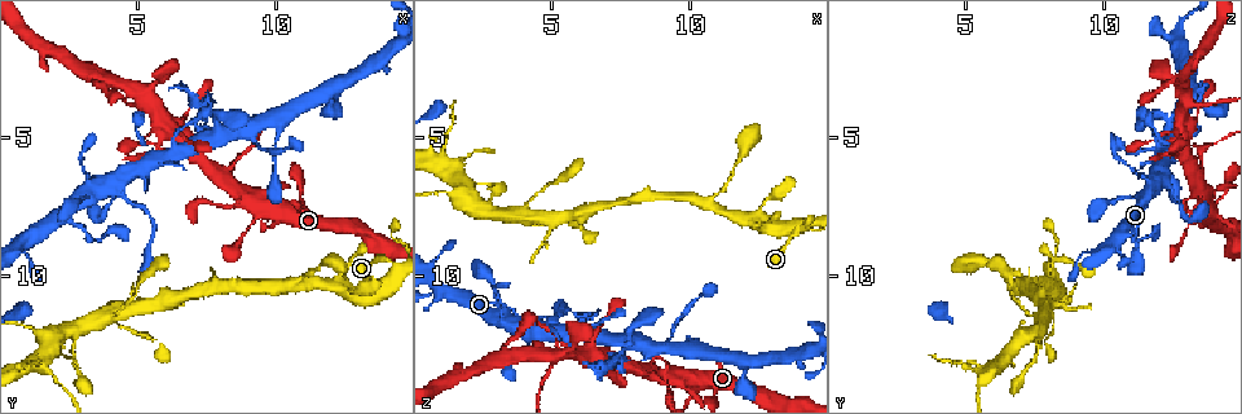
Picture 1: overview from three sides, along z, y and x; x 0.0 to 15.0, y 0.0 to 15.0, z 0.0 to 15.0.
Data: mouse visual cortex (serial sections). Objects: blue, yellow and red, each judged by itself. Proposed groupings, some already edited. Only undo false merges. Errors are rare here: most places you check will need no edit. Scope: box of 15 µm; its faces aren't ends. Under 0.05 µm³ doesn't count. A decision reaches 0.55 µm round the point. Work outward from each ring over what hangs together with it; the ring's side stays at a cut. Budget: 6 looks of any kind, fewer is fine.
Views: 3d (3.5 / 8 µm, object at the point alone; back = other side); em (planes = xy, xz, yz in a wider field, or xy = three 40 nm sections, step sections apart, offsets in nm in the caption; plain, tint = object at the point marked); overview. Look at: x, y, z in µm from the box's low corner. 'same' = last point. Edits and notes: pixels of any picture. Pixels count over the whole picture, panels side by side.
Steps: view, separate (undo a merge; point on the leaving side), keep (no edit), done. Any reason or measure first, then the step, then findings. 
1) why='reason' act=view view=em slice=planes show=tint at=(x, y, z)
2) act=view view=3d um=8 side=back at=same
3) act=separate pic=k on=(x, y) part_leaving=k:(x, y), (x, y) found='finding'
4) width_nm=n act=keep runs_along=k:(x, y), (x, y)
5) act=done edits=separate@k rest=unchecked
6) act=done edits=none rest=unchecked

why='branch point' act=view view=em slice=xy step=5 show=tint at=(14.3, 9.7, 8.0)

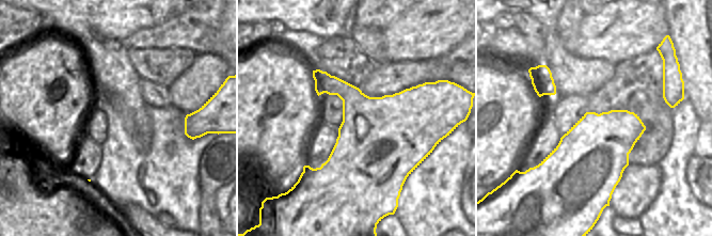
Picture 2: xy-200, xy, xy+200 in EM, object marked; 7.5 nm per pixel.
why='see where the arms go' act=view view=3d um=3.5 at=same

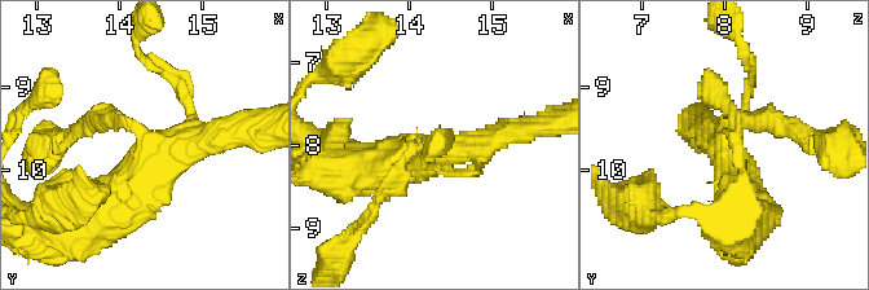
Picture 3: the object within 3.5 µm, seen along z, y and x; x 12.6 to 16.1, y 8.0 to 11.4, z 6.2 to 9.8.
arms=3 arm_widths_nm=200,200,500 act=keep runs_along=3:(768, 118), (722, 130), (742, 214) found='continuous, no second cell'

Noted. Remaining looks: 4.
why='four or more arms meet' act=view view=em slice=planes show=tint at=(4.1, 11.3, 7.6)

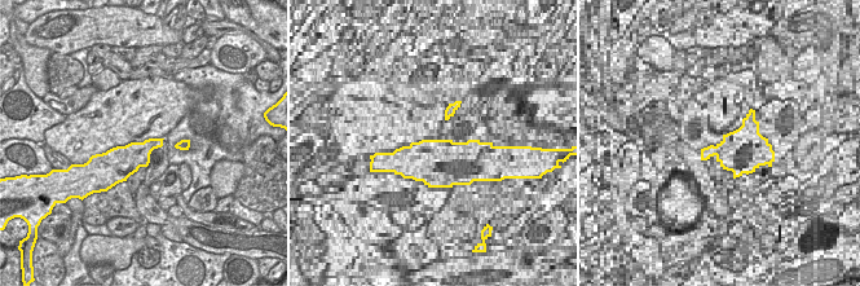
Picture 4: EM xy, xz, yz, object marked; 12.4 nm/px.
why='see where the arms go' act=view view=3d um=3.5 at=same

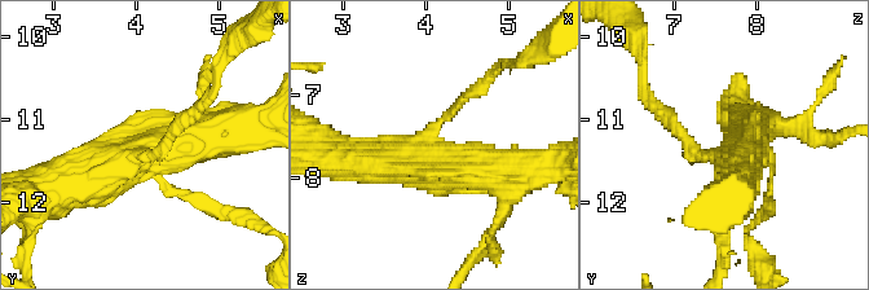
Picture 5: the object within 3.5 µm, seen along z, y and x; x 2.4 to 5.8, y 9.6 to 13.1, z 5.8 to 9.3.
width_nm=340 act=keep runs_along=5:(216, 133), (57, 184) found='all the same cell'

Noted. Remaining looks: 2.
why='calibre changes' act=view view=3d um=3.5 at=(5.2, 3.4, 12.9)

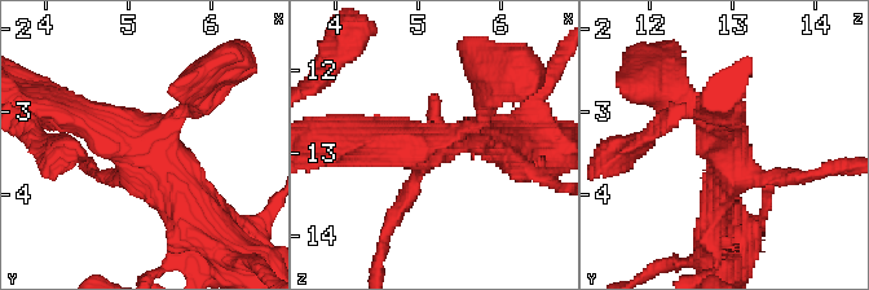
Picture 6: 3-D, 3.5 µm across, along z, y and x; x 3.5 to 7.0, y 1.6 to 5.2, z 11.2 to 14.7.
act=view view=em slice=xy step=2 show=tint at=(5.20, 3.45, 12.90)

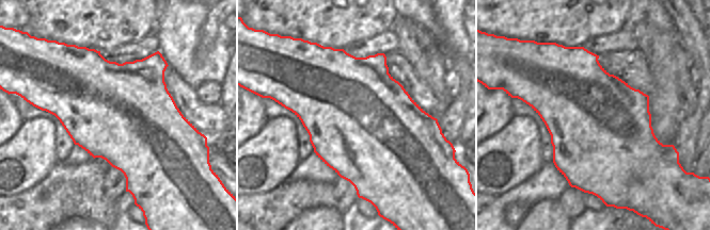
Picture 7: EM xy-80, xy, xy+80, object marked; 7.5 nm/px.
act=keep runs_along=6:(204, 219), (141, 148), (66, 111) found='all the same cell'

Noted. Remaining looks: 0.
act=done edits=none rest=unchecked

